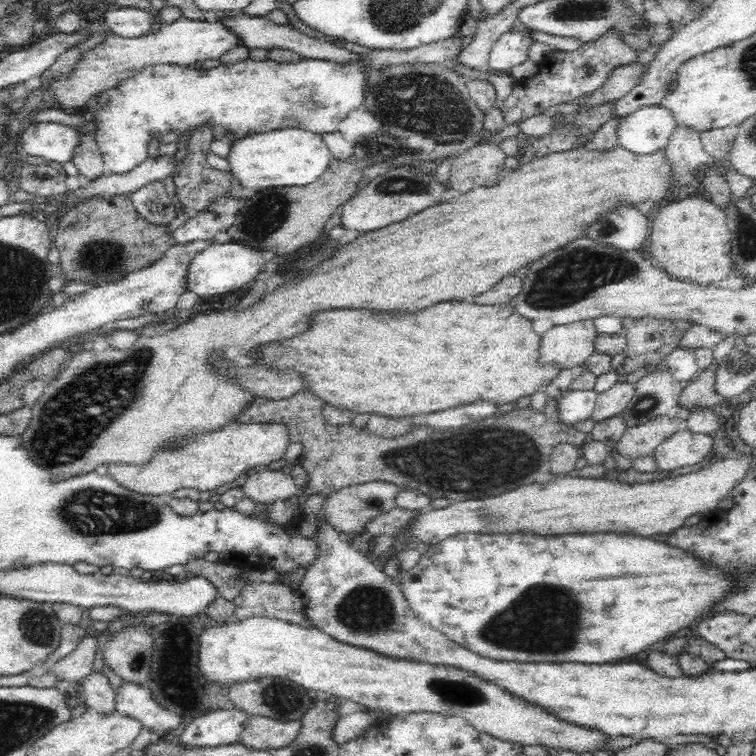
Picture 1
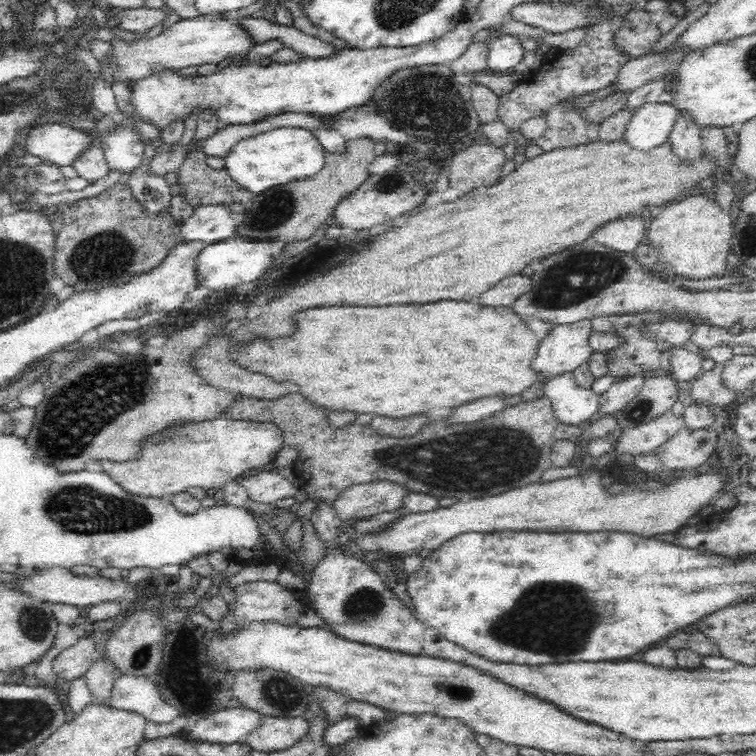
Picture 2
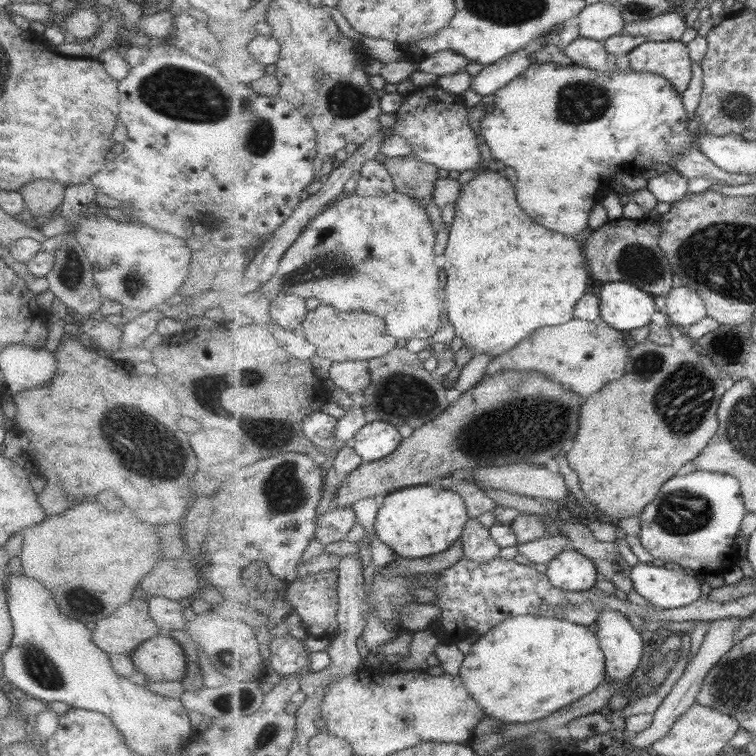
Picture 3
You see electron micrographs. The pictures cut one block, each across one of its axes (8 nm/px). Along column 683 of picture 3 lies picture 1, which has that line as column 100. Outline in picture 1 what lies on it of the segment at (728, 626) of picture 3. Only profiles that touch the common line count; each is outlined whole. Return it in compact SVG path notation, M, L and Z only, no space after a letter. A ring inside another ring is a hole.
M92 672L81 684L82 698L86 706L102 715L109 715L116 711L115 690L104 674Z

